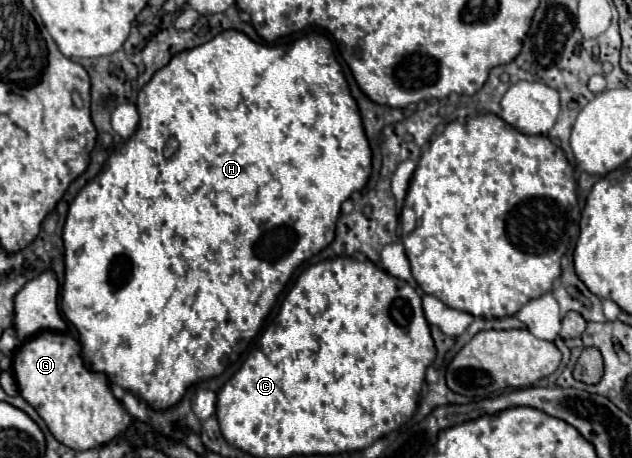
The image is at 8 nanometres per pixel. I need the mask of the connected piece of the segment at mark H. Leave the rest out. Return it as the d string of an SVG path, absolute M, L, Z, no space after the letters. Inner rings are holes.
M223 30L213 40L175 54L165 68L157 70L149 84L141 88L137 110L141 122L135 136L123 150L107 158L103 170L77 194L69 208L63 228L65 284L61 306L67 320L79 330L87 366L105 372L111 382L131 390L155 410L161 410L177 404L187 388L221 374L225 368L223 358L237 344L247 344L255 338L293 272L333 242L341 204L369 180L371 148L359 108L333 56L331 40L319 32L299 38L295 44L259 44L239 30ZM171 136L177 138L179 148L171 158L165 158L163 148Z

